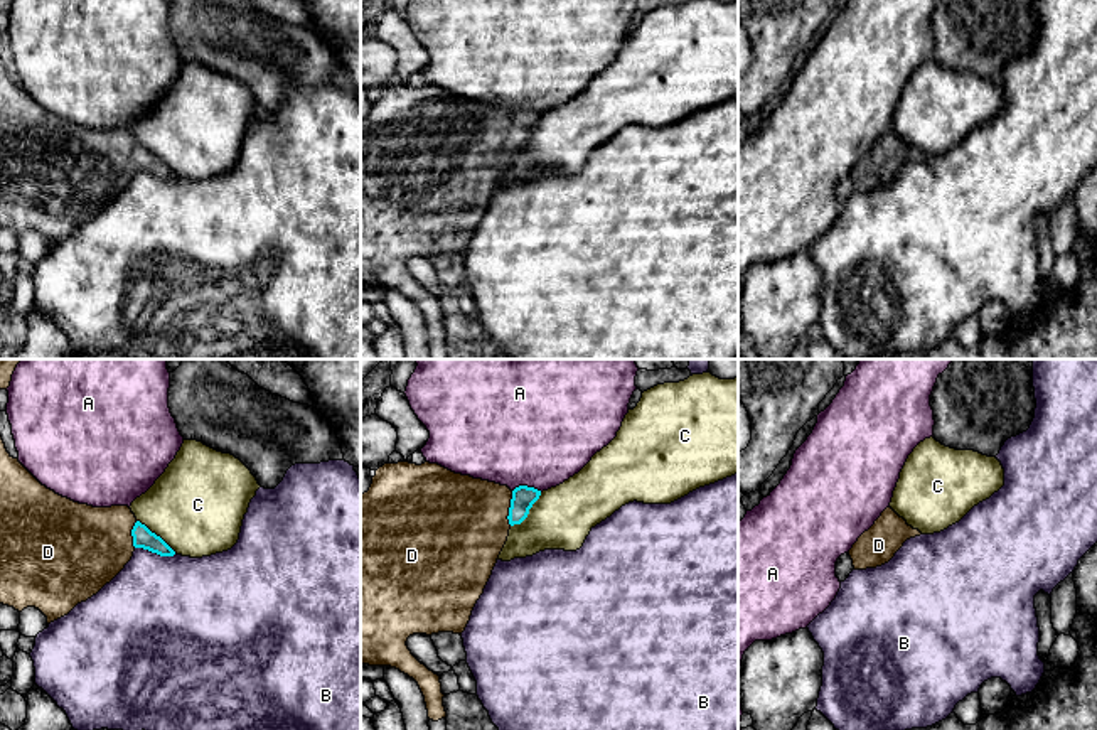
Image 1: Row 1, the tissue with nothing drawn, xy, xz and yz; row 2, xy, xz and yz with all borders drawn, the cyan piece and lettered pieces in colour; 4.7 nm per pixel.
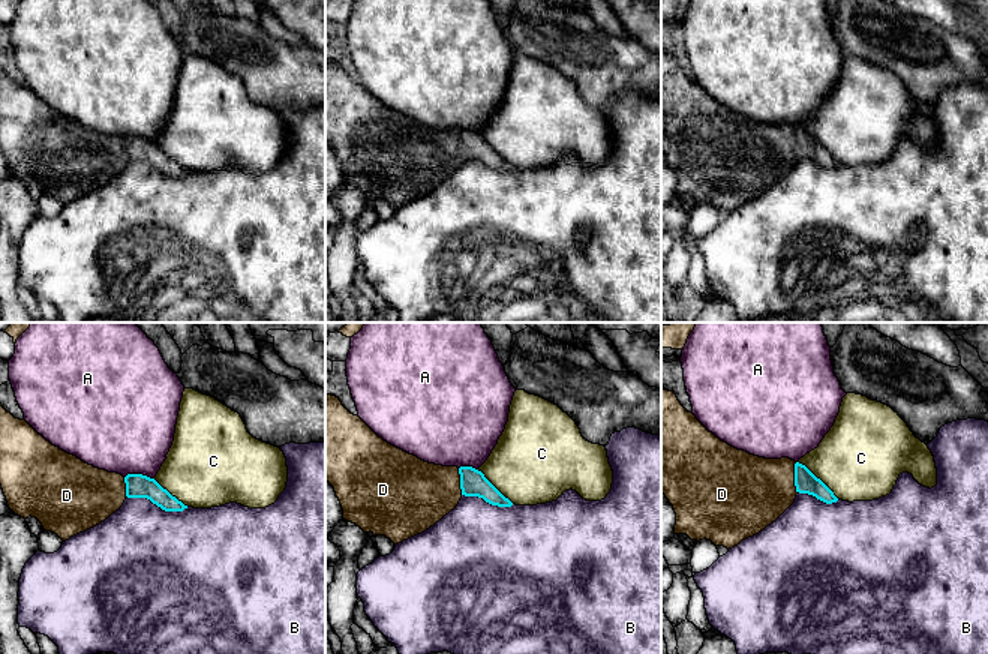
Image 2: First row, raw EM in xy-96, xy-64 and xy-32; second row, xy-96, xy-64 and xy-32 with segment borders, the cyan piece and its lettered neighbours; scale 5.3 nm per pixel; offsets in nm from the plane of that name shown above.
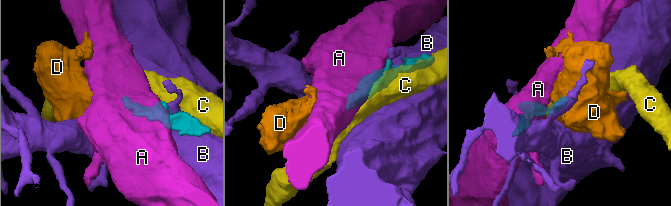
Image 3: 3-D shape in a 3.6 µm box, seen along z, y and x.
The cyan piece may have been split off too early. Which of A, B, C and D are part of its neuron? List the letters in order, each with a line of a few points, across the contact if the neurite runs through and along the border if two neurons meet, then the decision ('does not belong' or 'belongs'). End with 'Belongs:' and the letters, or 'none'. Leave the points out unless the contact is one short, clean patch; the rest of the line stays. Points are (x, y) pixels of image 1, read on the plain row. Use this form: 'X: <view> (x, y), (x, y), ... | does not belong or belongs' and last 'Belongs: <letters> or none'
A: does not belong
B: does not belong
C: does not belong
D: xz (523, 120), (509, 130), (487, 132), (460, 147) | belongs
Belongs: D

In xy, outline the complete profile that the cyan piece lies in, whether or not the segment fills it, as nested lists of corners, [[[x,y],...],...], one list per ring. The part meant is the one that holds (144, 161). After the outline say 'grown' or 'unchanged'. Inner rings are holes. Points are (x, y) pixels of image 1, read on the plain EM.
[[[0,59],[0,226],[19,234],[35,229],[51,246],[110,206],[136,170],[175,177],[128,128],[93,130],[42,108],[7,74]]]; grown

